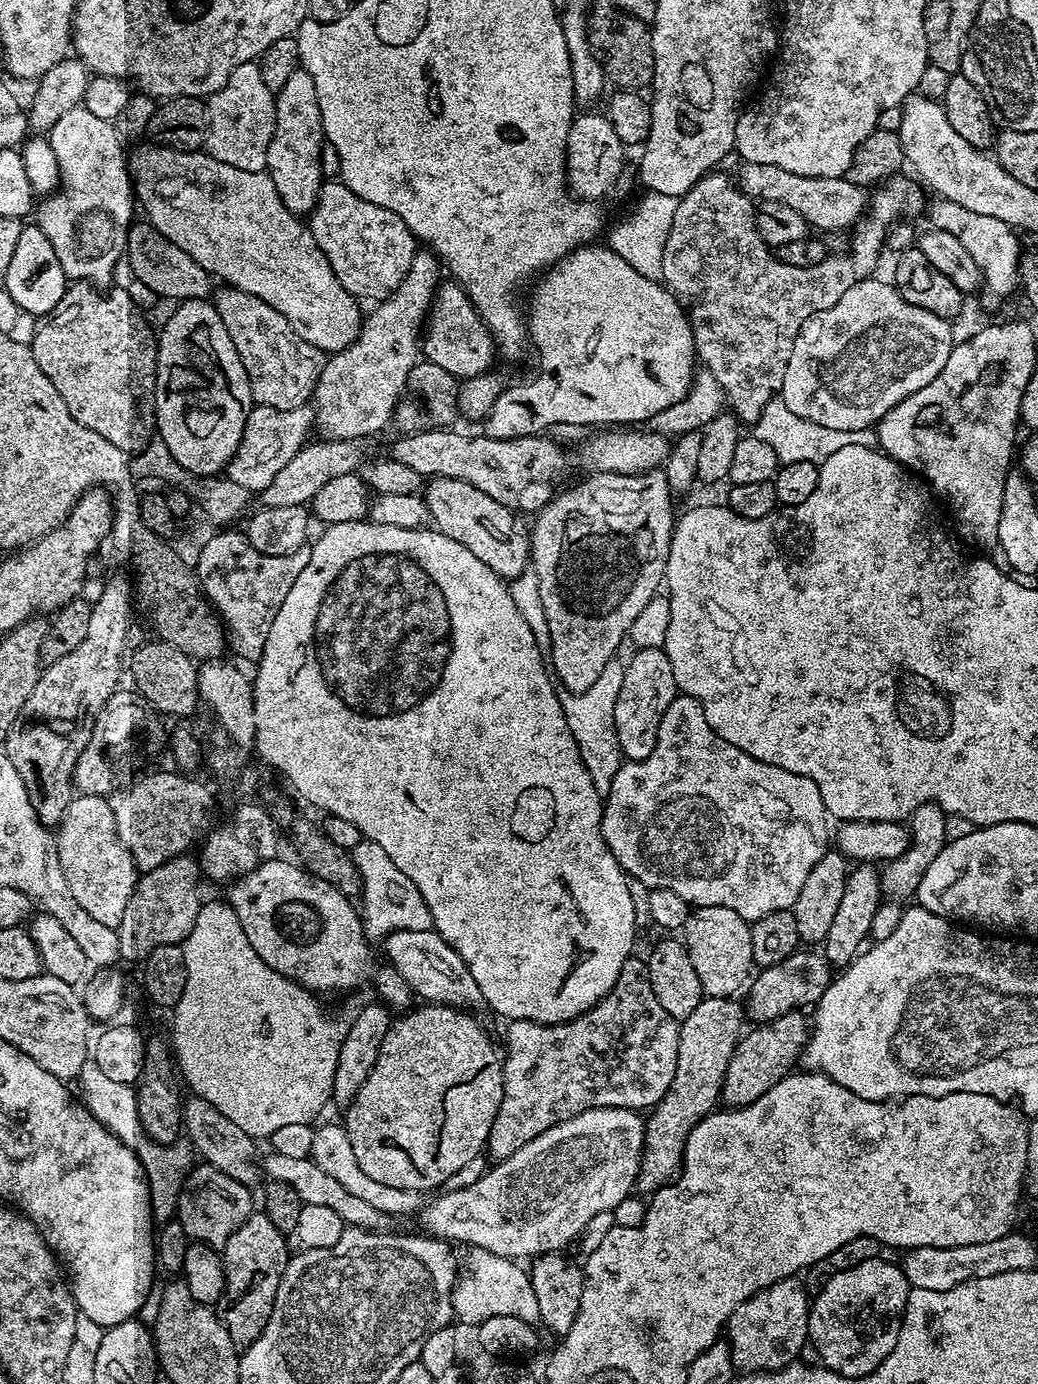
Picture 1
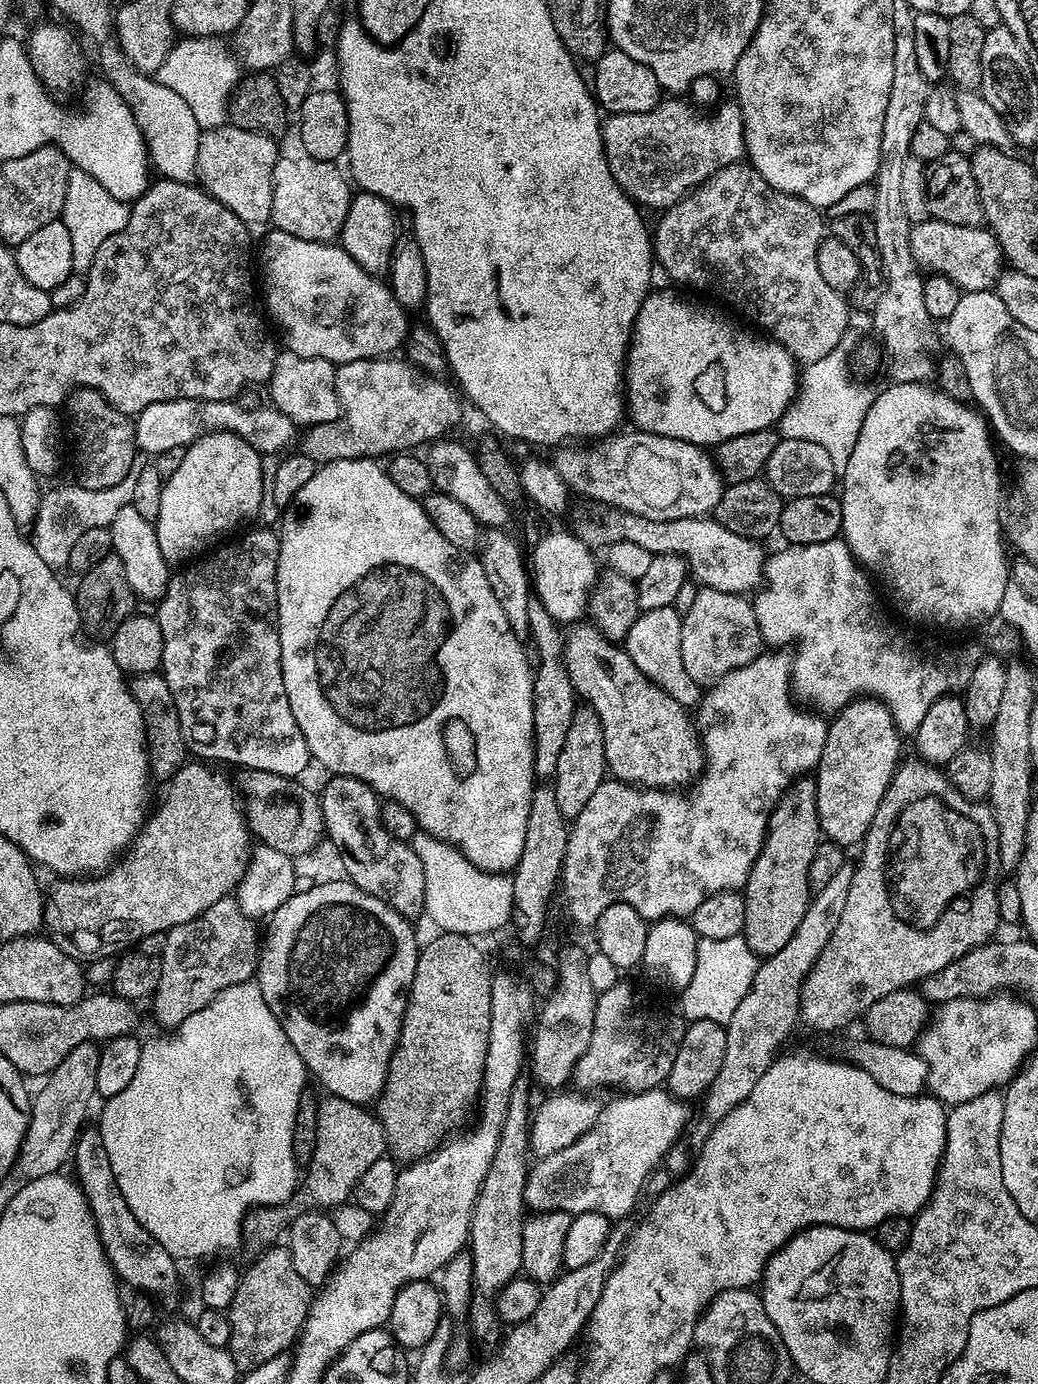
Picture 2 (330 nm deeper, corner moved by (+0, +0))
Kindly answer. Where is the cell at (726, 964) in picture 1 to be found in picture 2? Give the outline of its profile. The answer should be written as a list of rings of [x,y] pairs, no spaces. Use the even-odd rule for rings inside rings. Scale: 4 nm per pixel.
[[[812,778],[794,780],[772,811],[764,845],[742,889],[746,902],[746,922],[742,935],[757,957],[767,958],[778,954],[778,950],[782,950],[782,946],[794,938],[794,930],[798,930],[798,922],[802,922],[802,914],[806,914],[808,909],[810,862],[821,843],[816,781]]]

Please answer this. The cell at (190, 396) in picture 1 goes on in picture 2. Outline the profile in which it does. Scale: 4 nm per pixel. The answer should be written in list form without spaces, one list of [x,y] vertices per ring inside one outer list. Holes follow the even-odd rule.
[[[209,432],[201,436],[188,445],[182,466],[164,482],[162,506],[154,523],[165,562],[184,566],[195,561],[217,543],[219,536],[235,533],[235,528],[251,516],[259,517],[261,502],[261,453],[233,432]]]

